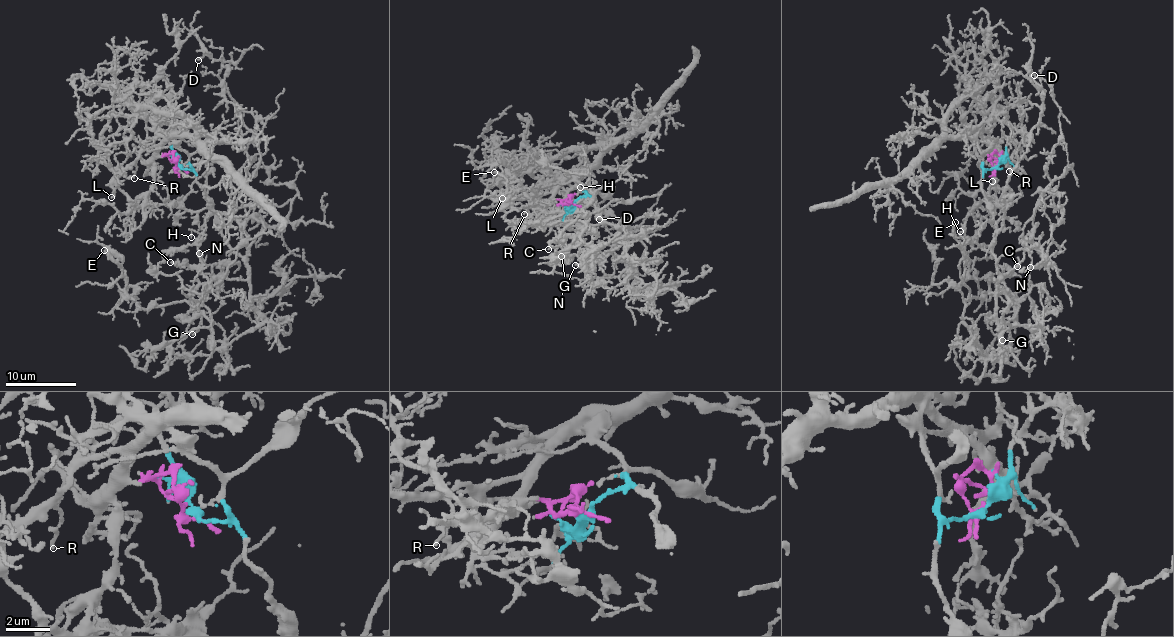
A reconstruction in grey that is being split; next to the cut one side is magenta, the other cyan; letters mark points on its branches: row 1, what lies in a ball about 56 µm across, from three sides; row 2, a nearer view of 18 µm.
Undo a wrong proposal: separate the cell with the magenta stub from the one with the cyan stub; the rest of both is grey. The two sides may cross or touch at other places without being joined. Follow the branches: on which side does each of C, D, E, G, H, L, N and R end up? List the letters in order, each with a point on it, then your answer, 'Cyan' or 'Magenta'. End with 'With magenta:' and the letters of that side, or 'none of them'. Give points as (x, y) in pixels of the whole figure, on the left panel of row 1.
C: Place: (170, 262). Cyan
D: Place: (198, 60). Cyan
E: Place: (104, 250). Cyan
G: Place: (192, 334). Cyan
H: Place: (191, 237). Cyan
L: Place: (111, 197). Magenta
N: Place: (199, 253). Cyan
R: Place: (134, 178). Magenta
With magenta: L, R

